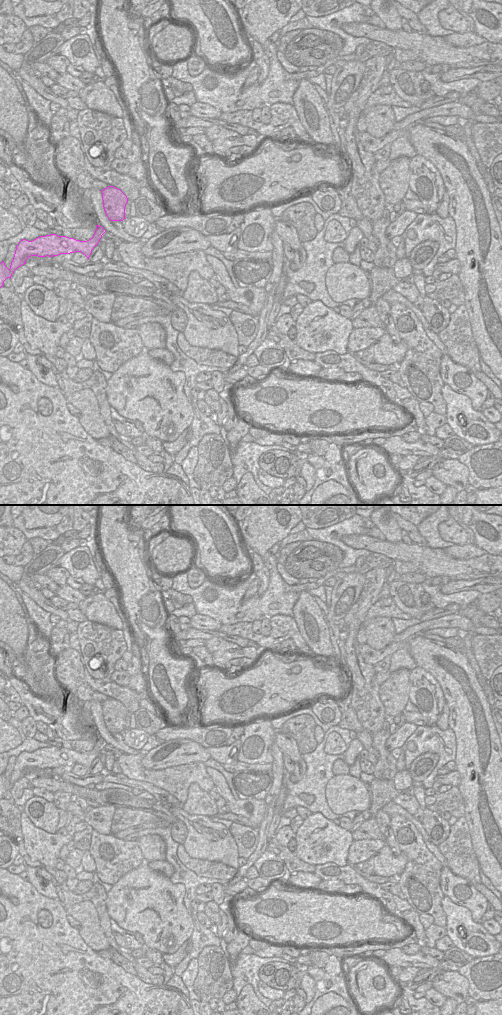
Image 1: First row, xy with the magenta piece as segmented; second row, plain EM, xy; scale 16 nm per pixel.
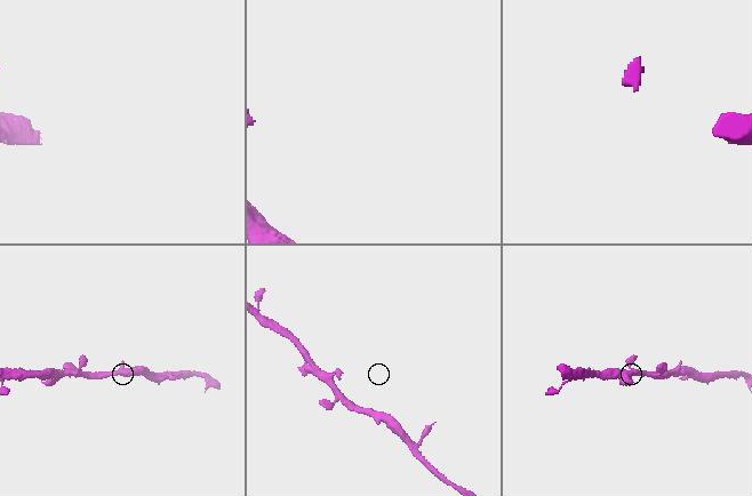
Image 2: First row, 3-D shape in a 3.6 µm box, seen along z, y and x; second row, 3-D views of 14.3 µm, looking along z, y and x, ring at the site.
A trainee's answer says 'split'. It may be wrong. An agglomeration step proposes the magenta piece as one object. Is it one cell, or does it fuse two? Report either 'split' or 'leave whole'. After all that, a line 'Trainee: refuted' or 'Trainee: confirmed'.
leave whole
Trainee: refuted

